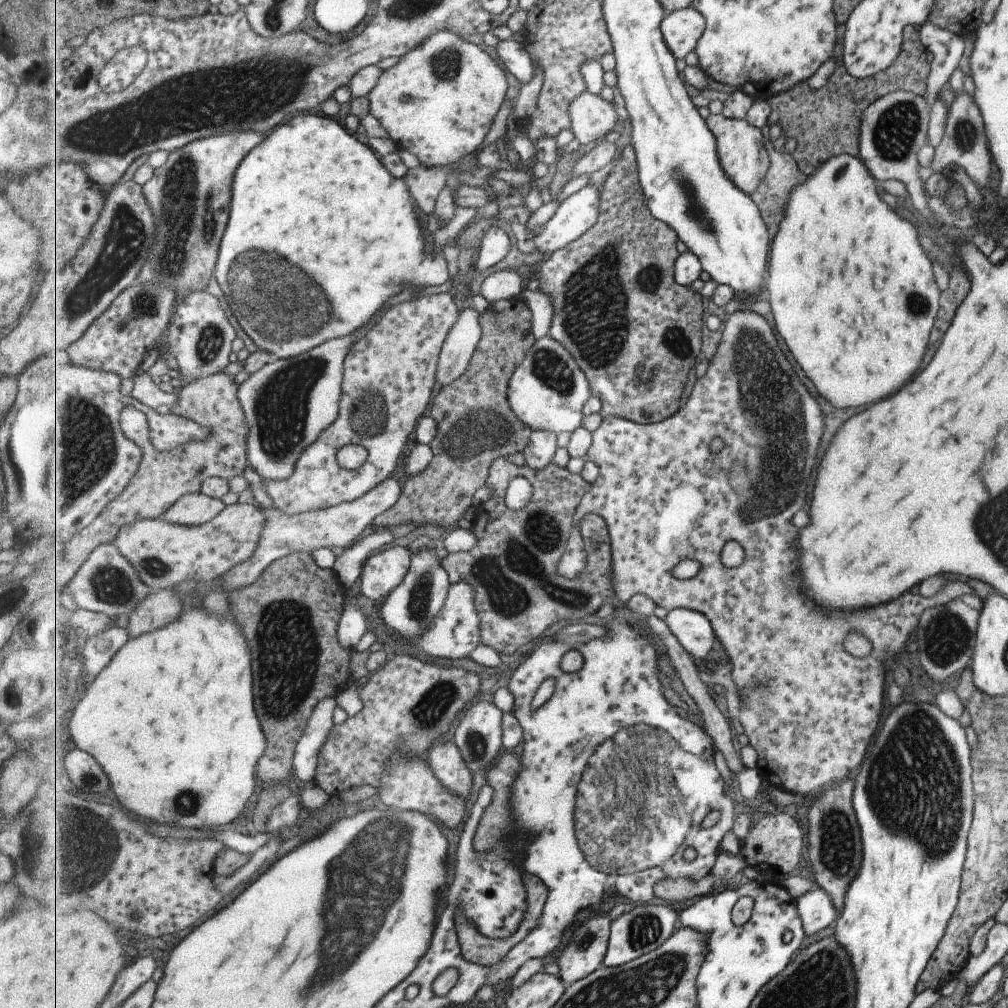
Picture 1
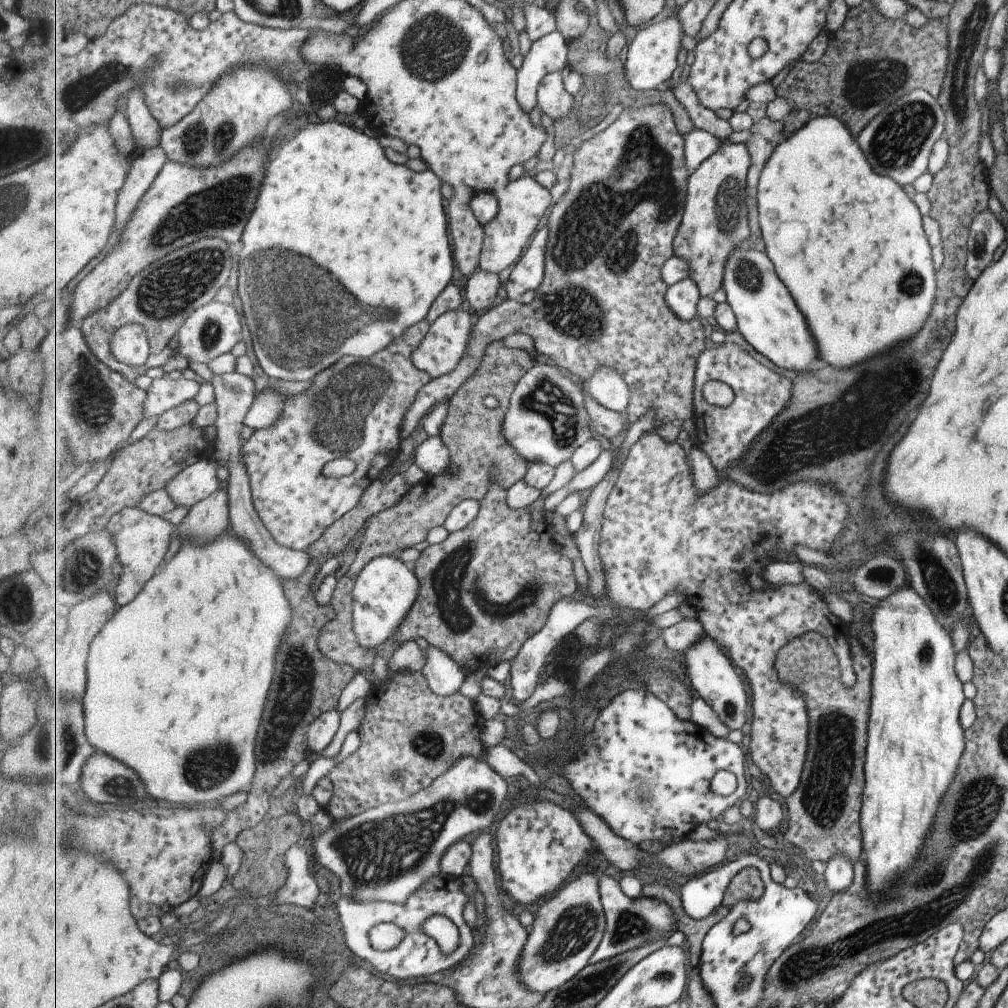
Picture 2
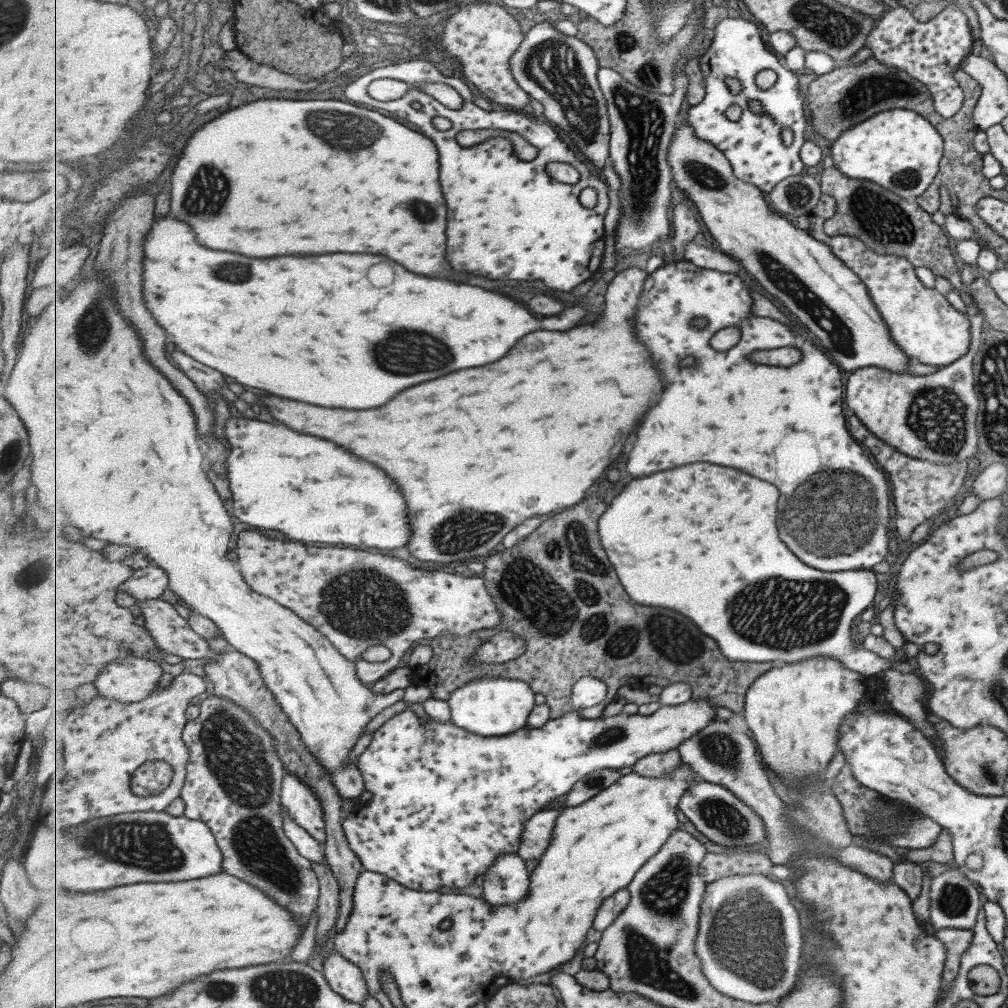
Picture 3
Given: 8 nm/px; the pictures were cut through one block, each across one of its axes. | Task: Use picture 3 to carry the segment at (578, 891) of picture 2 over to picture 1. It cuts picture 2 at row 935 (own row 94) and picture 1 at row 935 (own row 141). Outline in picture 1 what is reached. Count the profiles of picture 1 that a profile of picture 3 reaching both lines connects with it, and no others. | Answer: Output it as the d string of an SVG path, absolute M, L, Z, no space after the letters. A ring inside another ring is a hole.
M595 912L591 918L574 930L573 938L566 943L556 960L560 967L559 976L567 986L587 978L604 964L612 920L600 912Z

